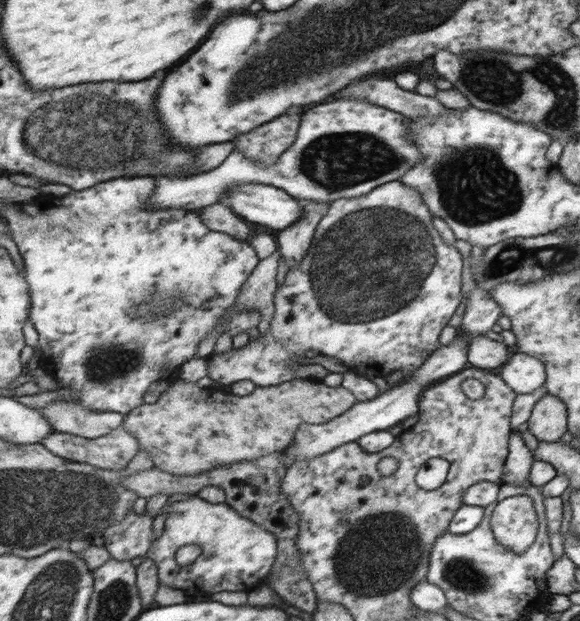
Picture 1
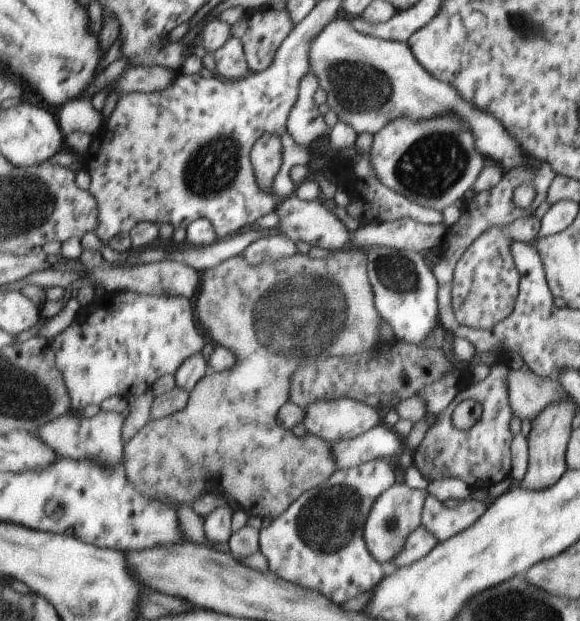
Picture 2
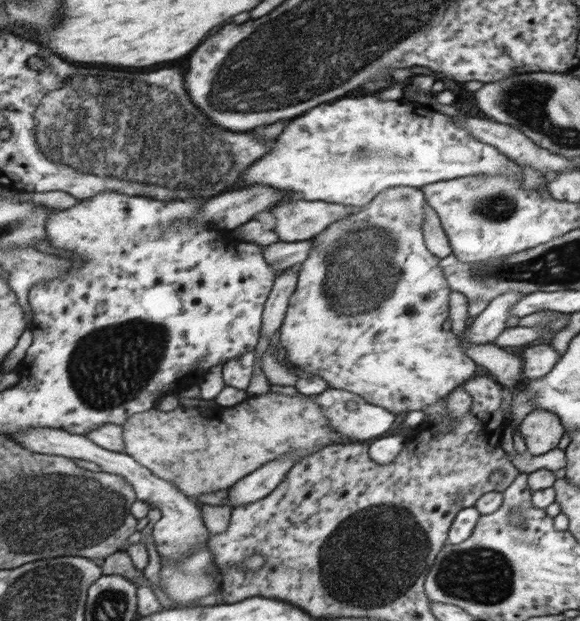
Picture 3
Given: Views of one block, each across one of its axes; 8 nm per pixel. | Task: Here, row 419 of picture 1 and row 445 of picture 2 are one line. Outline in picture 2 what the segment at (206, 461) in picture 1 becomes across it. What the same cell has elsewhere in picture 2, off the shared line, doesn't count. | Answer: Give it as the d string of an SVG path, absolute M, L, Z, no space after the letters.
M338 251L328 259L315 259L314 256L298 254L292 259L281 260L280 263L264 263L260 266L250 266L244 256L241 254L220 262L218 266L206 270L201 274L200 288L197 298L194 300L198 304L198 318L202 319L202 326L206 327L206 332L214 337L214 345L222 345L230 348L232 354L236 356L236 364L230 370L224 372L207 372L206 376L196 383L196 386L189 392L189 399L186 406L162 420L150 421L128 444L125 444L126 472L130 480L137 484L142 494L166 504L168 508L178 510L182 504L190 504L197 498L200 498L214 488L222 492L224 499L232 498L239 509L246 512L248 517L258 516L260 518L271 517L277 519L278 516L284 515L294 502L301 498L305 492L313 488L318 488L337 470L337 462L332 454L331 441L318 438L312 433L308 433L298 438L291 430L286 427L280 427L276 417L278 412L286 402L289 401L290 388L293 386L293 376L298 368L306 368L307 364L314 364L315 361L326 360L327 357L340 356L360 356L372 351L380 342L378 332L381 330L382 320L381 313L376 312L374 308L376 294L373 292L373 284L370 284L369 264L366 264L366 254L362 252L340 252Z

